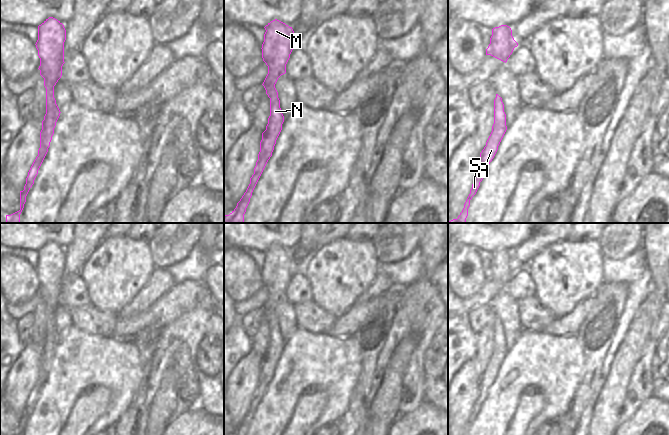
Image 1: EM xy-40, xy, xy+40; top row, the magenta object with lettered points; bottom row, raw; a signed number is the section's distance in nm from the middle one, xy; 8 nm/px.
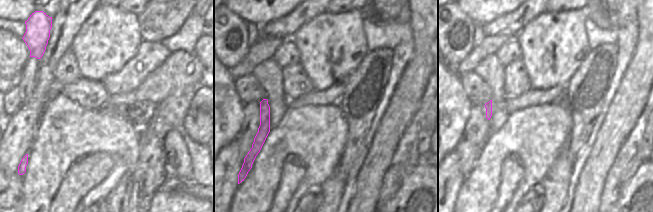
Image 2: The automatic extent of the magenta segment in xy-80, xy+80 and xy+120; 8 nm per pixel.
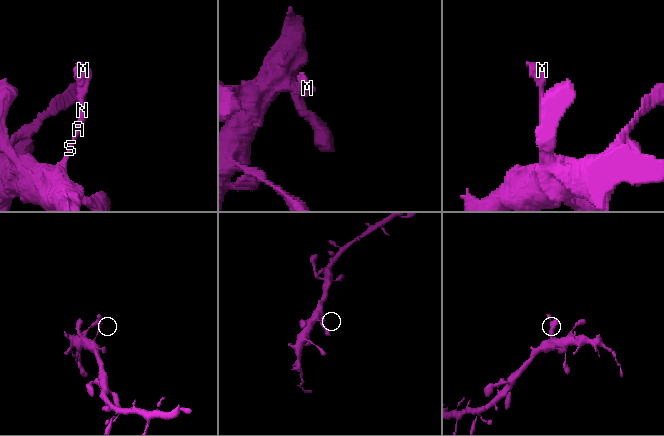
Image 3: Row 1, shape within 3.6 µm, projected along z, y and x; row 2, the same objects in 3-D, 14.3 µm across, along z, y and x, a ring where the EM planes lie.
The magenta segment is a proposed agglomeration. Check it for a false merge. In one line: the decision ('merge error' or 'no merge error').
no merge error

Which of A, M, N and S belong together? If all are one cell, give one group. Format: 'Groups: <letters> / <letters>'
Groups: A M N S.

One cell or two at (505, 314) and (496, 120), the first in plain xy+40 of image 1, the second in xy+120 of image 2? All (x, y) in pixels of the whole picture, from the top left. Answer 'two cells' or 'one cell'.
one cell

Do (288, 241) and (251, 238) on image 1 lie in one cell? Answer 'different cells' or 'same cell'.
same cell

